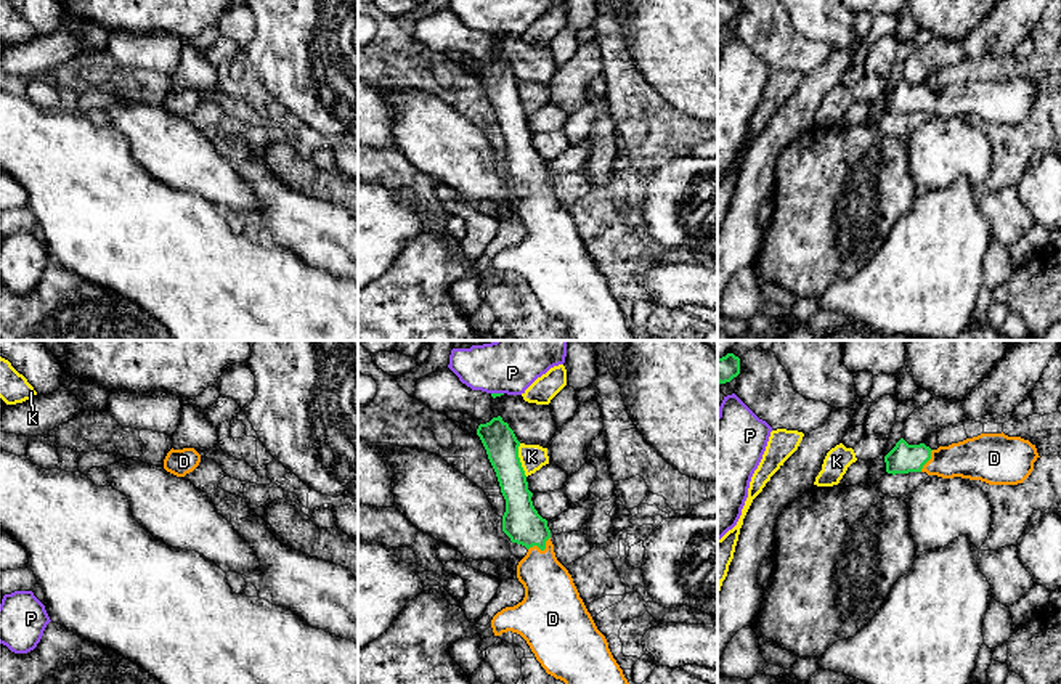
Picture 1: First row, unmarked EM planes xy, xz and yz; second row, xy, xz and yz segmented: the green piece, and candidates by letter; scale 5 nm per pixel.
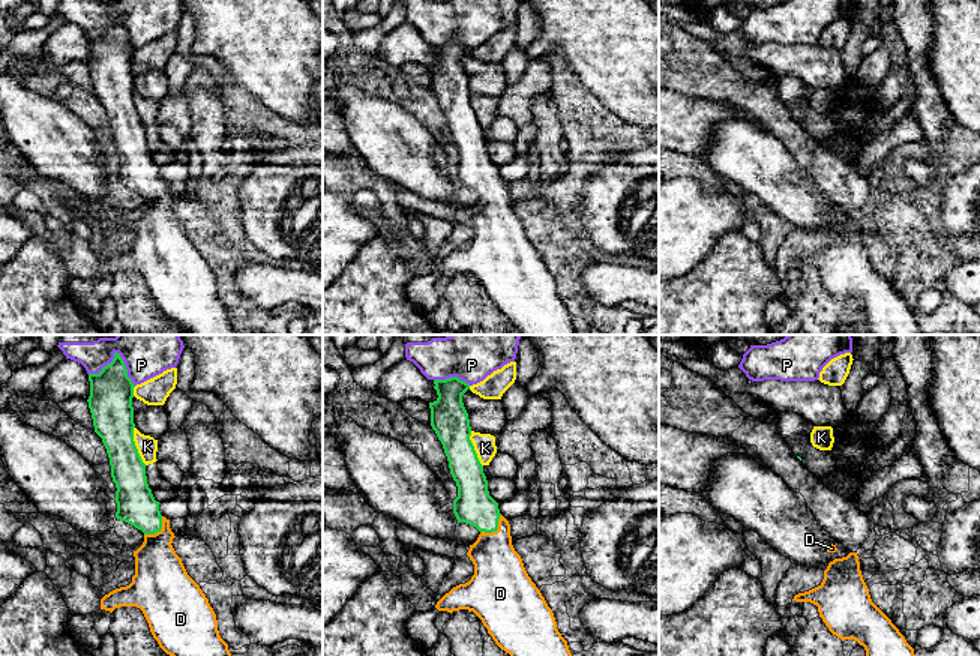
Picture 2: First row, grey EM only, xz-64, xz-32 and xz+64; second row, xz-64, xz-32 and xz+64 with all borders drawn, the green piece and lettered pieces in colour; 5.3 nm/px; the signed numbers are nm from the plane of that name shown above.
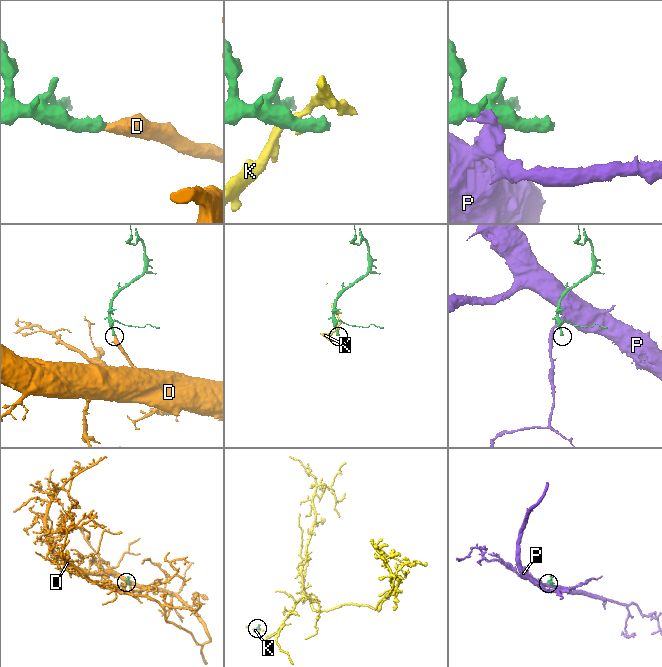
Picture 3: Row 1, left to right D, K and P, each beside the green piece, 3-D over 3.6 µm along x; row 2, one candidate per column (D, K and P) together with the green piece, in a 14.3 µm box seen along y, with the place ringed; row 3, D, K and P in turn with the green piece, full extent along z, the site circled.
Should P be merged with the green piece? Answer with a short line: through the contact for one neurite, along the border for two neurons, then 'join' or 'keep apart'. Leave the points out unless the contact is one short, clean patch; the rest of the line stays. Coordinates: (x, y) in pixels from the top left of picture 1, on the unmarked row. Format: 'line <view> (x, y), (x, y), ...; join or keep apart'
keep apart

